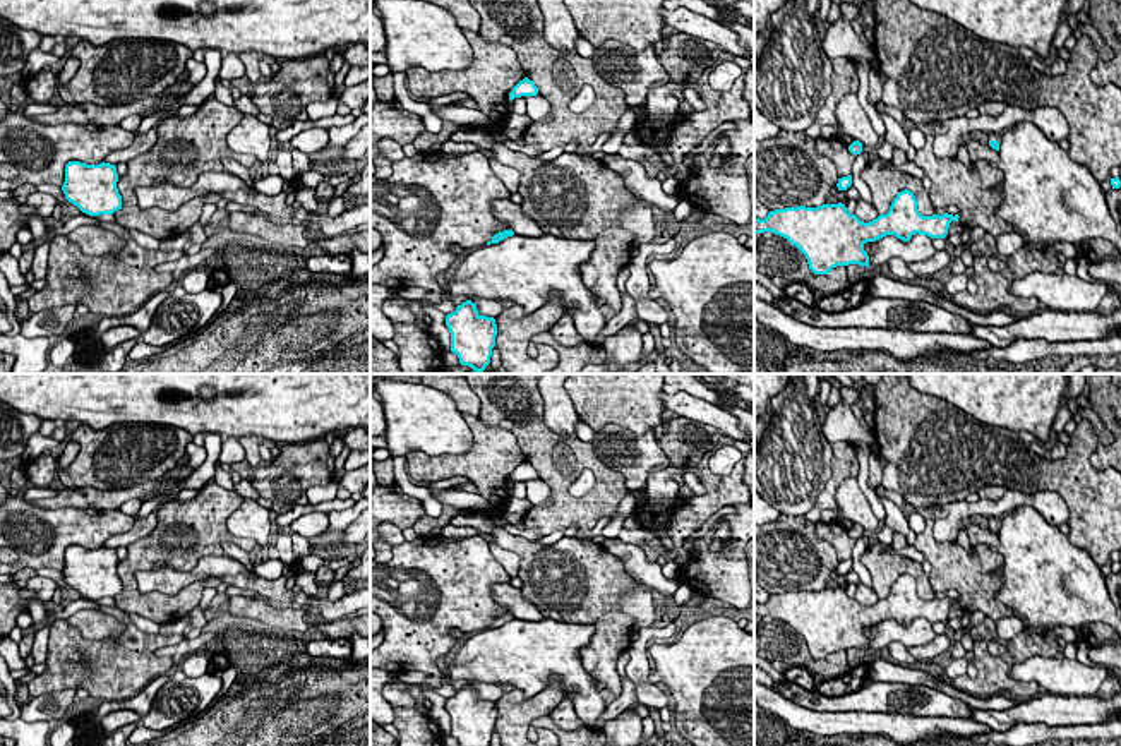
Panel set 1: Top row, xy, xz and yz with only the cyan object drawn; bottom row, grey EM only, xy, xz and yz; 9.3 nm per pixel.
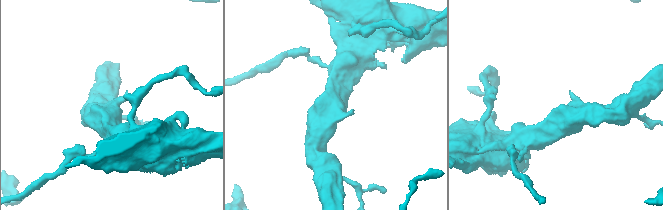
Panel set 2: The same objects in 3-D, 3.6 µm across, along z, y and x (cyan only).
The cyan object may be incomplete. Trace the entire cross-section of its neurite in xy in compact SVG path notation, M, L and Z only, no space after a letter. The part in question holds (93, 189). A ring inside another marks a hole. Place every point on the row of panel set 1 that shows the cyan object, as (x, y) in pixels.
M69 161L62 190L69 202L89 216L113 214L122 208L117 182L115 165L105 161L99 165Z

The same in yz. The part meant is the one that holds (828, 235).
M902 190L890 211L864 223L850 214L845 204L823 204L818 208L785 208L770 211L764 220L754 216L754 233L771 232L787 238L807 259L814 274L828 274L836 266L859 264L869 268L864 250L867 242L886 235L908 242L915 233L944 238L958 214L922 216L914 192Z

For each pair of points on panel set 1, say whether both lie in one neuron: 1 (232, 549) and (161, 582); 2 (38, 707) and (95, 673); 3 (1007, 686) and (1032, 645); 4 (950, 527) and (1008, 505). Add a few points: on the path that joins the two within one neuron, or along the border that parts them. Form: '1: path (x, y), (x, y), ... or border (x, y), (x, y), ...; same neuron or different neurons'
1: border (223, 554), (240, 561), (252, 571); different neurons
2: border (76, 688), (62, 688), (31, 698); different neurons
3: path (1003, 674), (1003, 666), (1020, 649); same neuron
4: path (962, 511), (967, 508), (993, 508); same neuron

